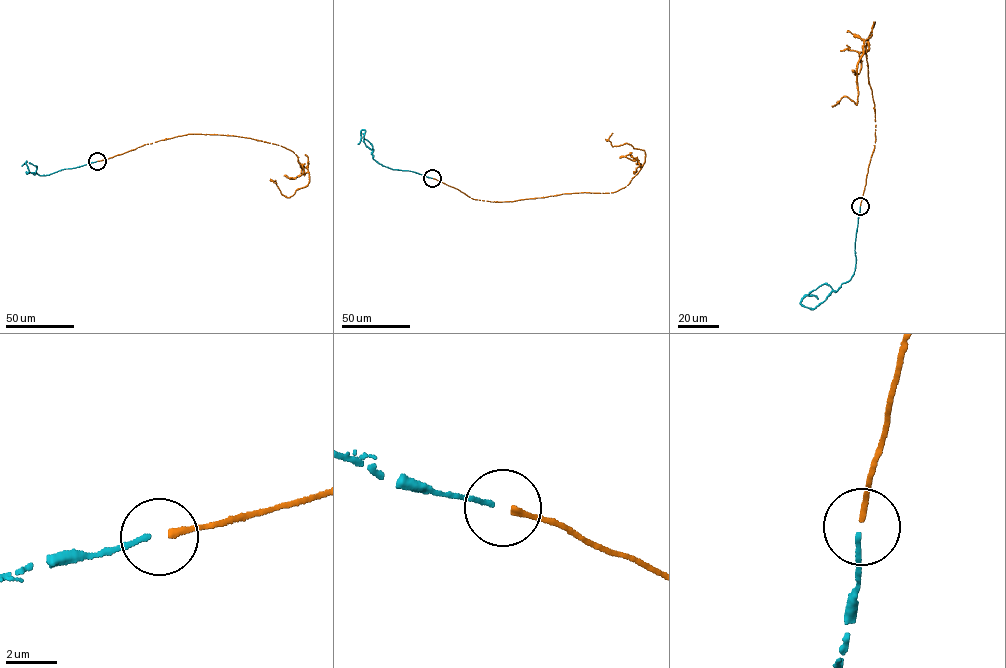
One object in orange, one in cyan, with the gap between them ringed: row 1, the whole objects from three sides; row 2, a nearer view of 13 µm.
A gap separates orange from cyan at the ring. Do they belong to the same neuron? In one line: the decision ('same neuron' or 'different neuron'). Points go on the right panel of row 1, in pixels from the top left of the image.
same neuron

